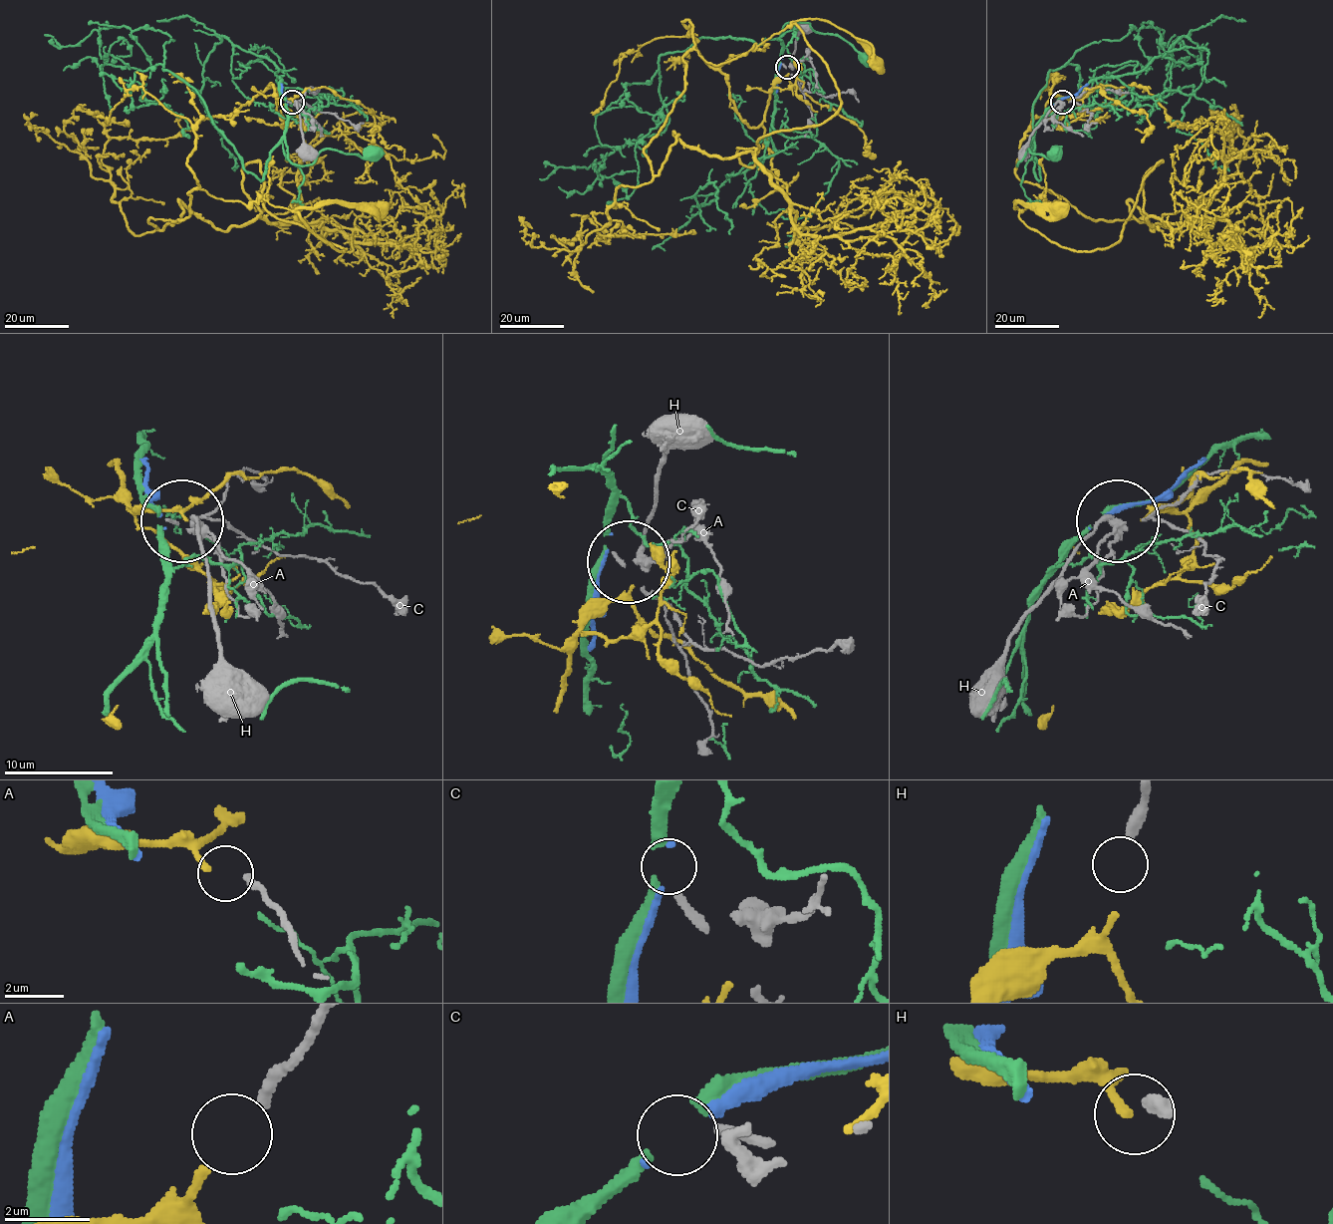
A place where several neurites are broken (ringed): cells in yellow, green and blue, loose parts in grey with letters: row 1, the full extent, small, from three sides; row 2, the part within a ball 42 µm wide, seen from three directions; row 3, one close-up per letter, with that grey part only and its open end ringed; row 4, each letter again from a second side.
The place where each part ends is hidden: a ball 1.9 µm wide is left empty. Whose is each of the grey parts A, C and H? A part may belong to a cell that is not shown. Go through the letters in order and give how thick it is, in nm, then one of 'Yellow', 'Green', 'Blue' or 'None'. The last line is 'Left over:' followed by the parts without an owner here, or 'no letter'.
A: Thickness 240 nm. Yellow
C: Thickness 240 nm. None
H: Thickness 360 nm. None
Left over: C, H

